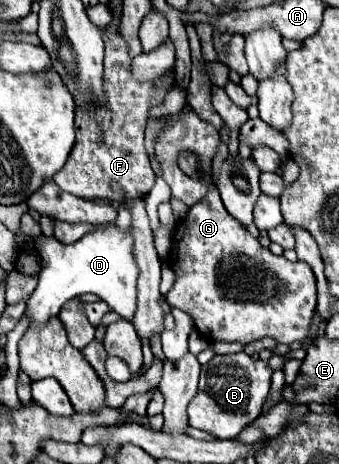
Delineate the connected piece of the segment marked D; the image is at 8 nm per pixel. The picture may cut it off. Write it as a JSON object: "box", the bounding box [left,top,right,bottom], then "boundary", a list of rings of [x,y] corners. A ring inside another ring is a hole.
{"box":[28,228,140,322],"boundary":[[[110,228],[86,234],[74,244],[62,244],[56,238],[36,238],[36,250],[42,258],[40,282],[28,300],[28,314],[32,322],[46,322],[50,316],[58,316],[62,306],[82,294],[96,294],[116,314],[132,322],[136,314],[136,282],[140,268],[134,258],[134,234],[132,228]]]}

